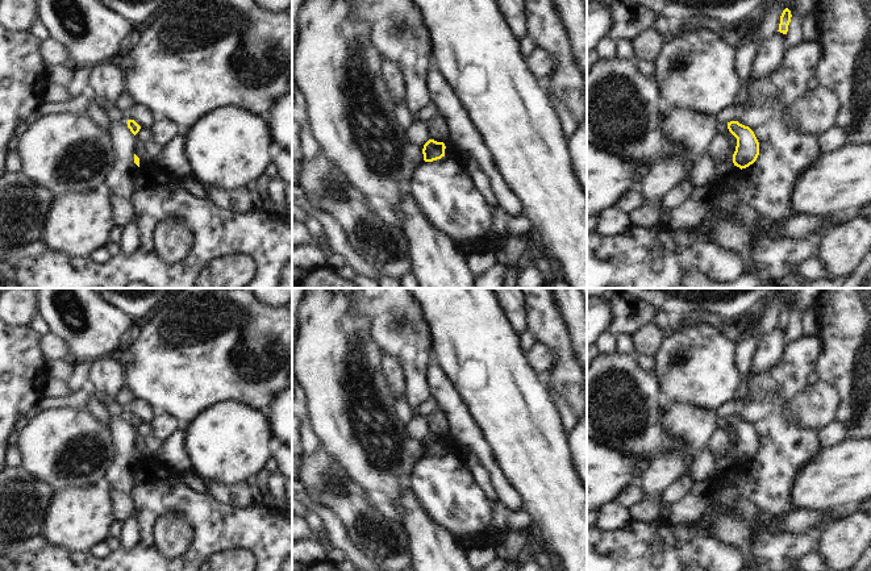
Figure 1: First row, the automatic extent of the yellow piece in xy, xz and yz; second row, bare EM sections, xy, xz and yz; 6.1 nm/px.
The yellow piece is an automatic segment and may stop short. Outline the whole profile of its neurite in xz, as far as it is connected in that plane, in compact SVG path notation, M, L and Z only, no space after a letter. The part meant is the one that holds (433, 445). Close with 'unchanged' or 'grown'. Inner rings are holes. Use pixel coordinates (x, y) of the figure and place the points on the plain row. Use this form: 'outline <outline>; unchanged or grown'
outline M429 434L422 443L424 455L433 457L433 455L441 454L442 451L445 451L445 443L446 441L443 437Z; unchanged

